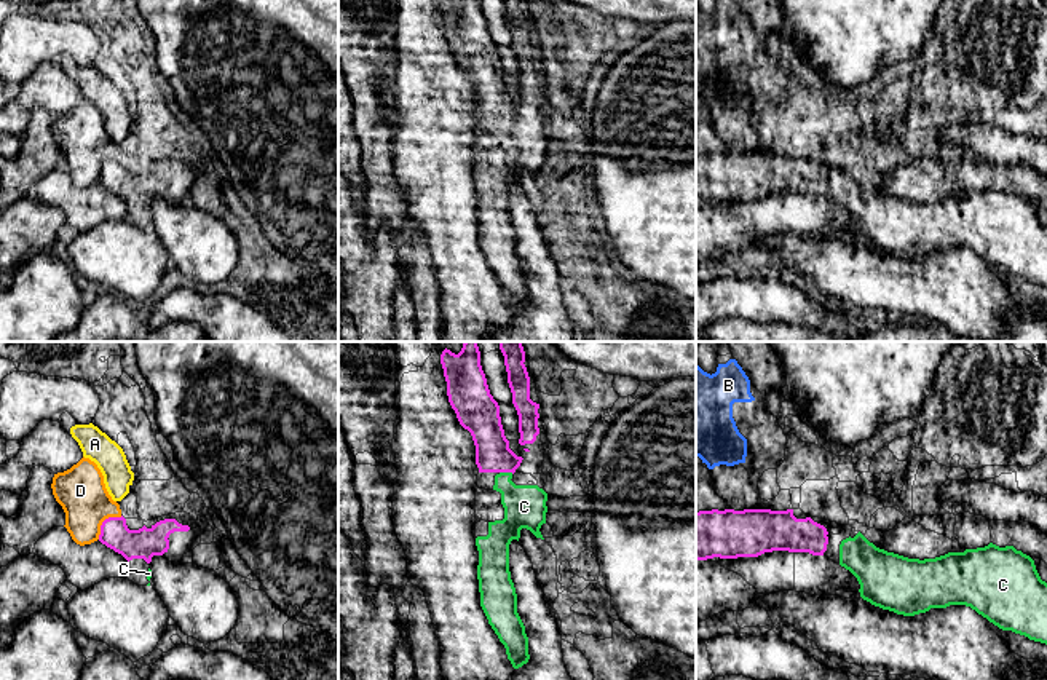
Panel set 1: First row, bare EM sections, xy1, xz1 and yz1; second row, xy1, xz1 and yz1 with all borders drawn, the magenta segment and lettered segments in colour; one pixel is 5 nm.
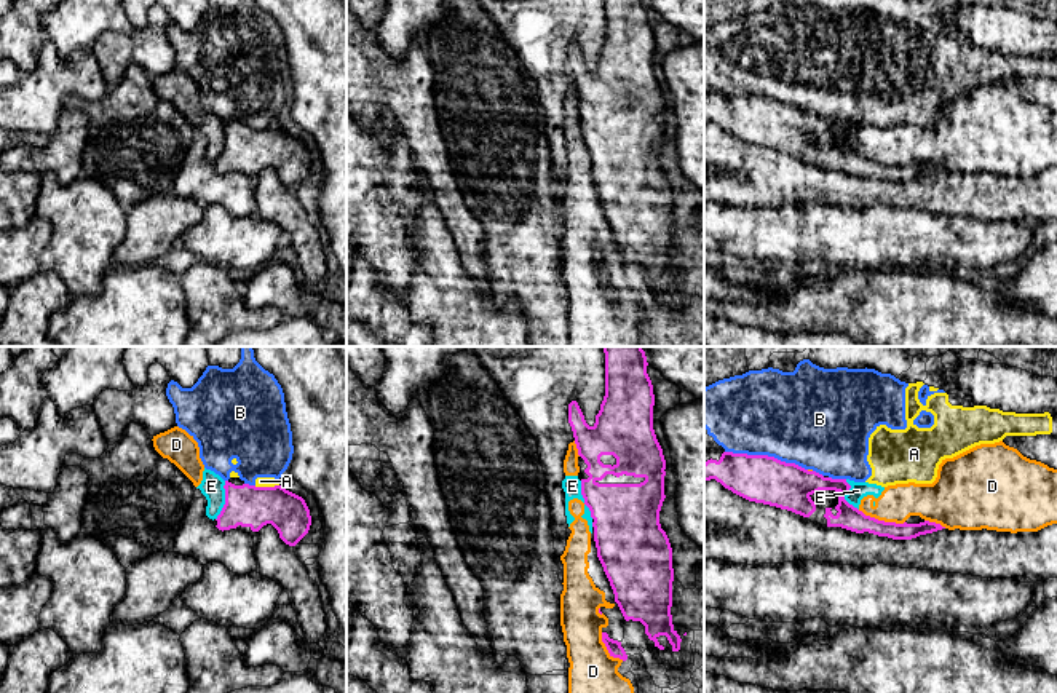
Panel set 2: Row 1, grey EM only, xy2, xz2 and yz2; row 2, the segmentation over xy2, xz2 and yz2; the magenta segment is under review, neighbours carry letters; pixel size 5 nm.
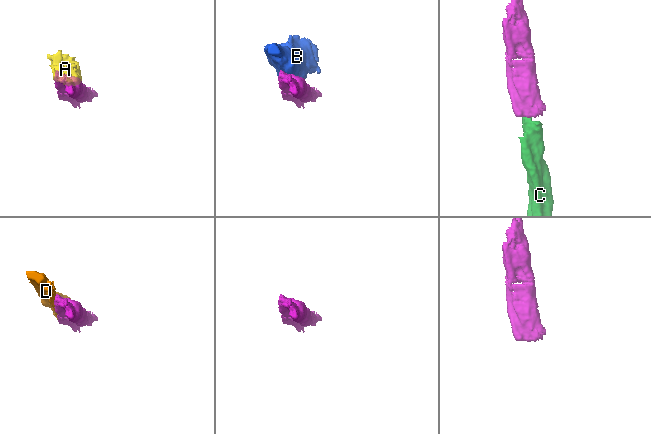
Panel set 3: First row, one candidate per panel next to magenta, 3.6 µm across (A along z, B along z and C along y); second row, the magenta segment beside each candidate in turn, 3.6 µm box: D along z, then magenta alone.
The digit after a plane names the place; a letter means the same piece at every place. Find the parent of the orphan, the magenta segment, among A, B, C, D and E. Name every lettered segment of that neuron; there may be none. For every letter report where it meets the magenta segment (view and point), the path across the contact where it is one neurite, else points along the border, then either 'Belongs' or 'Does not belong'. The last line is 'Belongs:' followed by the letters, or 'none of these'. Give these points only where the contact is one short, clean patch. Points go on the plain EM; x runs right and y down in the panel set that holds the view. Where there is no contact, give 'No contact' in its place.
A: Touches magenta at xy2 (265, 130). Does not belong
B: Touches magenta at yz2 (767, 98). Does not belong
C: Touches magenta at xz1 (506, 114). Path across: xz1 (492, 91), (506, 114), (506, 130), (524, 149). Belongs
D: Touches magenta at yz2 (882, 163). Does not belong
E: Touches magenta at xy2 (225, 142). Boundary: xy2 (225, 123), (224, 149), (216, 162). Does not belong
Belongs: C

